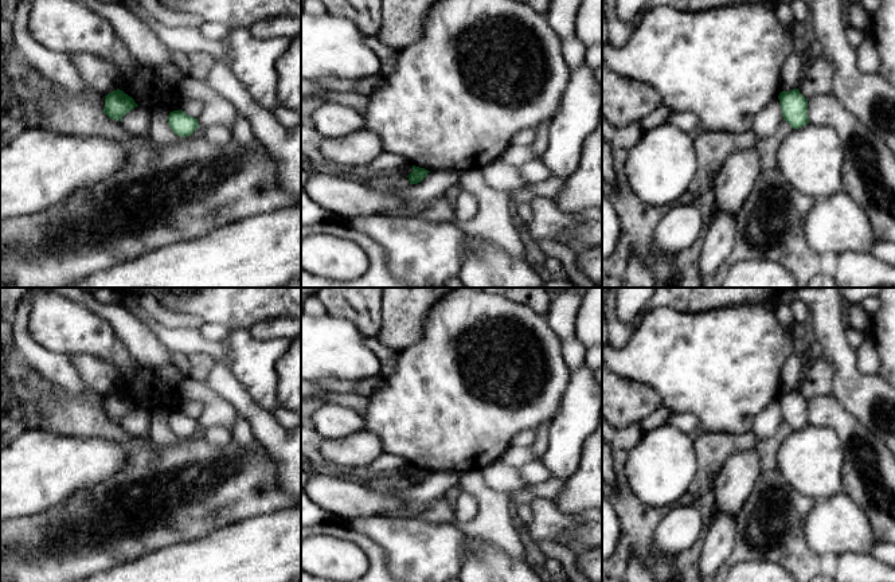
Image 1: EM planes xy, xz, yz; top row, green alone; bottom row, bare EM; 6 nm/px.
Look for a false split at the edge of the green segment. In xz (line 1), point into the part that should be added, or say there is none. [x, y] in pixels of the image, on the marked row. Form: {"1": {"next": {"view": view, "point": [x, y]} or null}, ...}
{"1": {"next": null}}

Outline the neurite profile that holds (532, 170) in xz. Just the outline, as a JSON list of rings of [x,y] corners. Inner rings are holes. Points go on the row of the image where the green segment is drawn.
[[[511,144],[500,156],[500,161],[515,165],[523,176],[525,184],[535,184],[551,177],[550,168],[536,157],[531,147]]]

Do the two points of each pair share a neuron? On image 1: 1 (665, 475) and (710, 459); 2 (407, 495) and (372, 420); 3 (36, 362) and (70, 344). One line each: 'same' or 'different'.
1: different
2: different
3: different

